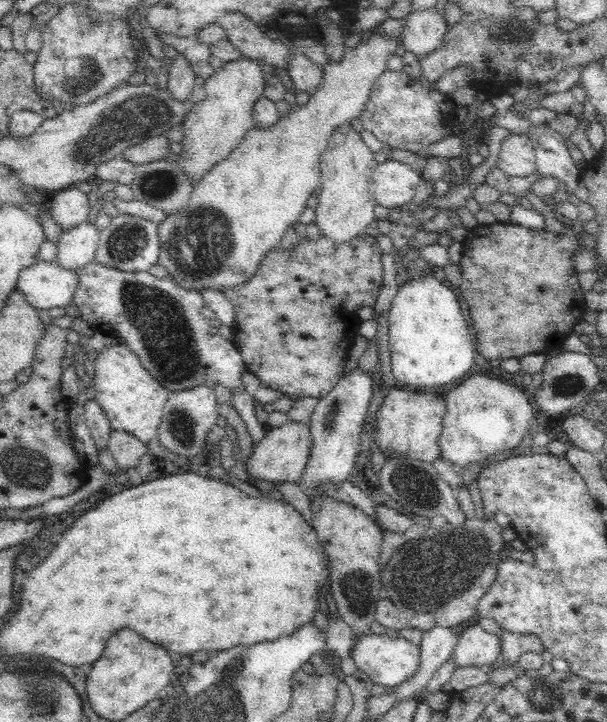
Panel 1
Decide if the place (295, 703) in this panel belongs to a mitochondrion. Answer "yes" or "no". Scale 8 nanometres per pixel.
no

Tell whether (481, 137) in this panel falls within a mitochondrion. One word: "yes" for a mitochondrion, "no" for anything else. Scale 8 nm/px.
no

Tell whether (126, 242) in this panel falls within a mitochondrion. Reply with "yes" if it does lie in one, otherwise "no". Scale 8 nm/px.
yes

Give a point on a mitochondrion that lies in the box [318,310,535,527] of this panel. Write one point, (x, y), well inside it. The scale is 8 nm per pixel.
(331, 418)

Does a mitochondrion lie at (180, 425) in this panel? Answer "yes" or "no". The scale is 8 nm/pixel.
yes

